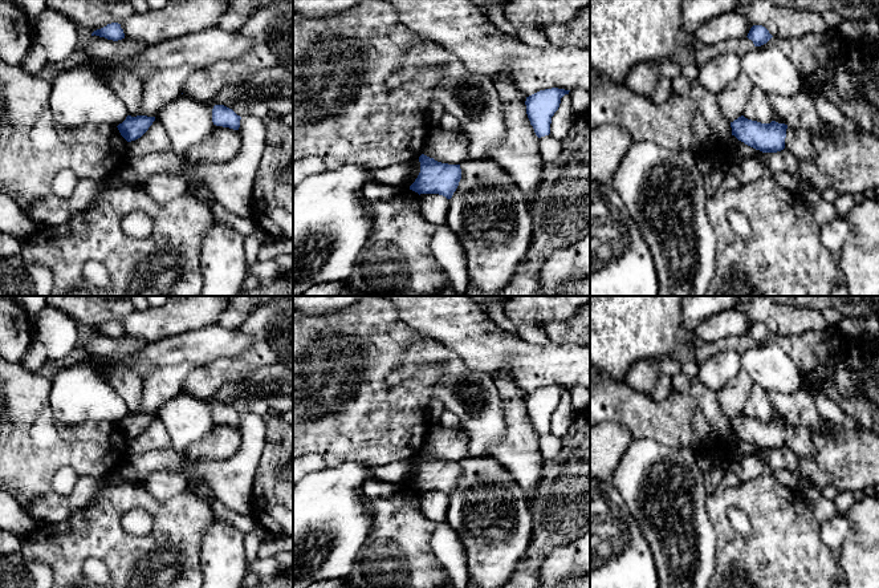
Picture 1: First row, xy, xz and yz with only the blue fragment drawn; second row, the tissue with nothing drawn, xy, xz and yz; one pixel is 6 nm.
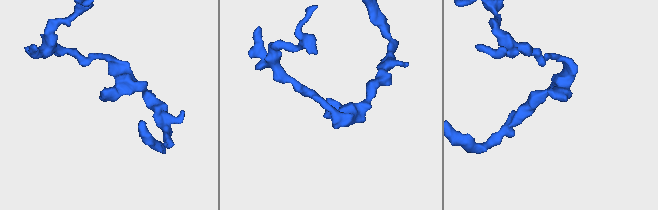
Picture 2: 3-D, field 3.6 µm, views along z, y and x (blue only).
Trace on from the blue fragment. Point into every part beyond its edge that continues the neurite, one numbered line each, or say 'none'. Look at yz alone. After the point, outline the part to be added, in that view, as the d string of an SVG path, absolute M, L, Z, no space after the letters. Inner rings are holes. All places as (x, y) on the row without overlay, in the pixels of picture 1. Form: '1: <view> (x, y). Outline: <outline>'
none

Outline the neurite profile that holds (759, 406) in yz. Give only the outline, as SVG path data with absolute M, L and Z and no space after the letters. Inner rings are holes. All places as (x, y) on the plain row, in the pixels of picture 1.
M754 384L748 401L742 407L742 413L761 421L770 421L774 418L774 410L770 405L768 392Z

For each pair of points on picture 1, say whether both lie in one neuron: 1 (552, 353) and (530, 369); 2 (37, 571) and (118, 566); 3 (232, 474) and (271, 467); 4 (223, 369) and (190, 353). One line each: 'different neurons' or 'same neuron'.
1: same neuron
2: different neurons
3: different neurons
4: different neurons

